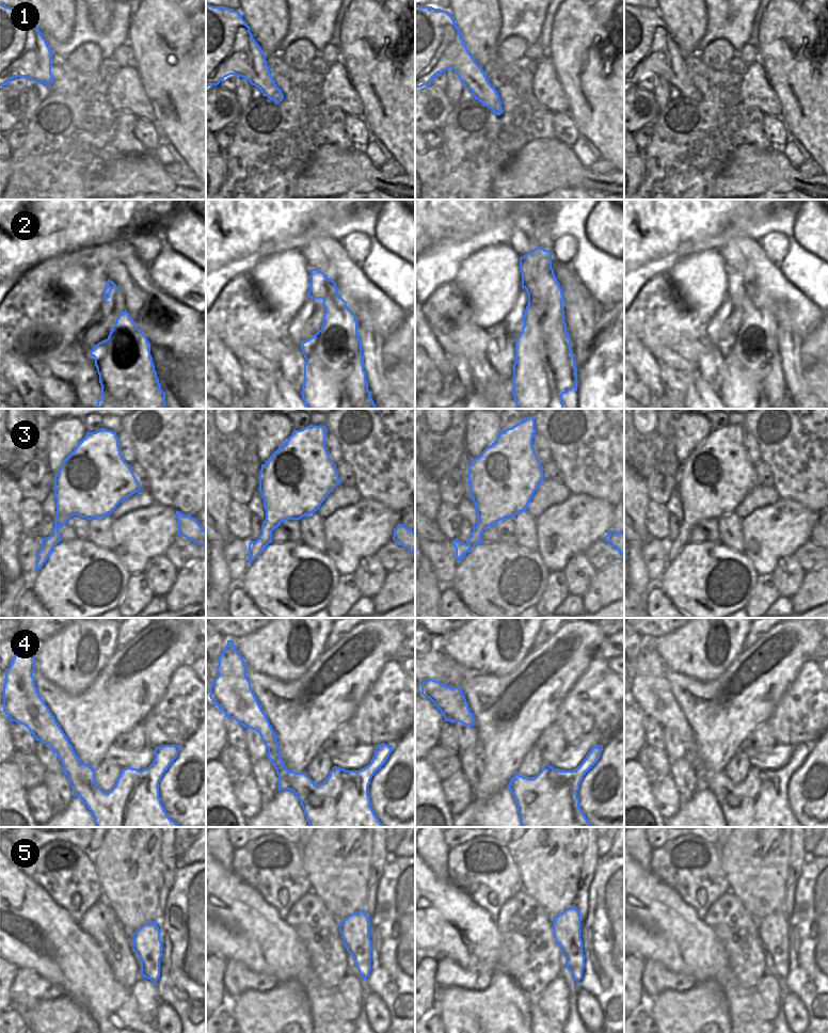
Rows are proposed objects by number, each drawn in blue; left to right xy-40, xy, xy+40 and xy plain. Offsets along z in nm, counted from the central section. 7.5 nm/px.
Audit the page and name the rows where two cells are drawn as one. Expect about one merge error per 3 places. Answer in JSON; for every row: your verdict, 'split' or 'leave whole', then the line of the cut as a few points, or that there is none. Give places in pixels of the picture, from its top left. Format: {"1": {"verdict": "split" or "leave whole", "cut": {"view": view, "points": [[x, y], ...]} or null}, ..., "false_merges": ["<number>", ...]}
{"1": {"verdict": "leave whole", "cut": null}, "2": {"verdict": "split", "cut": {"view": "xy", "points": [[323, 300], [333, 307], [319, 334], [322, 362], [353, 408]]}}, "3": {"verdict": "leave whole", "cut": null}, "4": {"verdict": "leave whole", "cut": null}, "5": {"verdict": "leave whole", "cut": null}, "false_merges": ["2"]}

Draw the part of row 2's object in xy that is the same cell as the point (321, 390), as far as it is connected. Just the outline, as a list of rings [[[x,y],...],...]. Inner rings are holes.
[[[323,301],[323,306],[324,324],[334,302]],[[321,329],[301,344],[306,360],[301,397],[306,409],[353,409],[345,381],[335,378],[332,370],[323,364],[323,343],[319,340]]]

